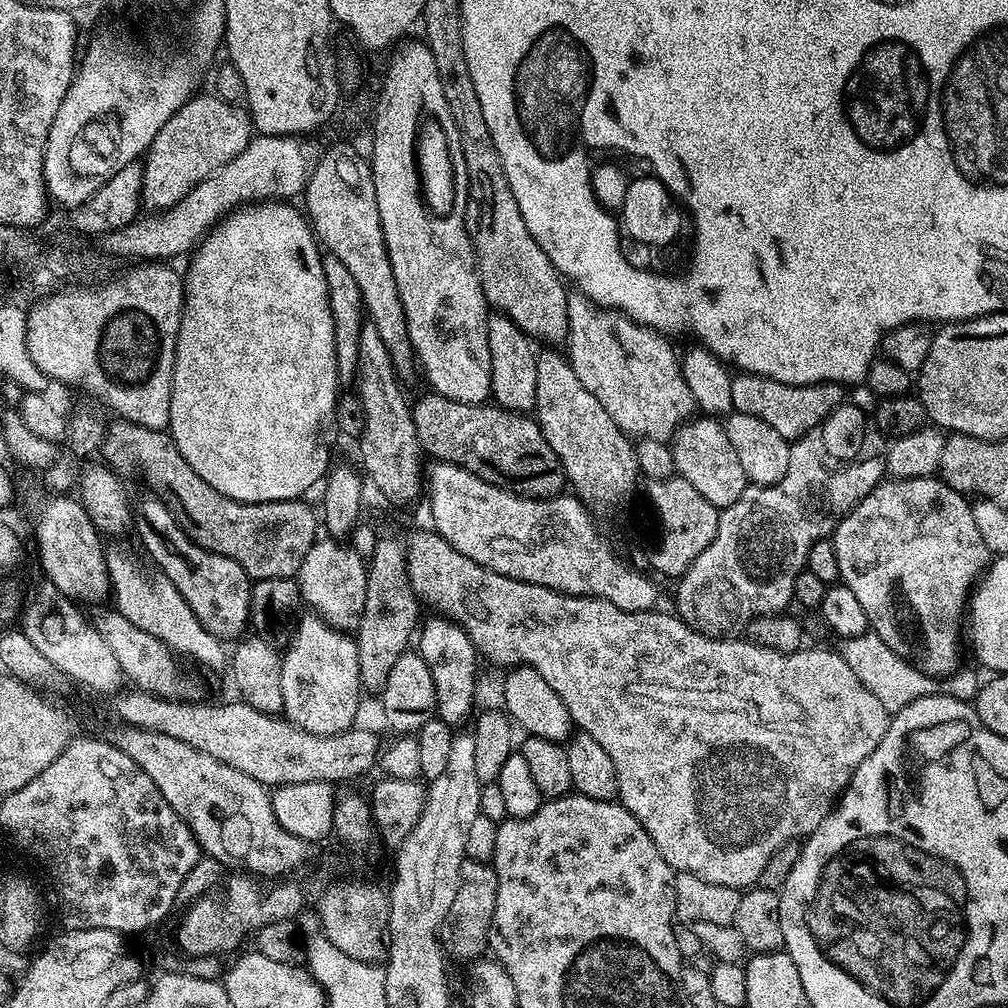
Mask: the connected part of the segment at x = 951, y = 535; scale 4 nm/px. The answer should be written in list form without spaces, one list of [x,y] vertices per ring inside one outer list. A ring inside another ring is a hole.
[[[936,476],[885,479],[845,514],[830,539],[834,554],[838,554],[840,580],[854,590],[862,610],[866,610],[871,631],[925,675],[943,678],[955,673],[962,664],[960,640],[962,644],[966,605],[978,577],[990,563],[988,547],[978,534],[964,493],[954,491]]]

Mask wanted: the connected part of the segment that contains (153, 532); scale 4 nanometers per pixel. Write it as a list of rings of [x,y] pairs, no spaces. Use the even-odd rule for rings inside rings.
[[[155,494],[147,495],[140,501],[138,499],[135,501],[134,528],[135,531],[140,531],[140,540],[144,543],[149,558],[157,564],[155,567],[175,586],[178,594],[182,594],[182,598],[186,598],[186,606],[190,606],[190,610],[194,610],[198,622],[202,622],[202,626],[206,626],[206,630],[210,634],[214,634],[217,640],[232,642],[243,637],[250,624],[250,594],[253,585],[246,570],[242,570],[242,566],[238,566],[238,562],[234,562],[222,554],[214,554],[195,544],[180,528],[179,522],[174,518],[174,514],[170,514],[164,501]]]

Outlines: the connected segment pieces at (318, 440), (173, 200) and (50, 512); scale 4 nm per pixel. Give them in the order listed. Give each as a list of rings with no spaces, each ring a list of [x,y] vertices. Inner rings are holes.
[[[278,200],[253,202],[229,212],[199,244],[187,261],[188,273],[183,273],[184,309],[180,319],[180,329],[176,339],[176,361],[172,379],[170,398],[170,422],[168,428],[172,441],[178,446],[182,458],[190,462],[194,474],[202,482],[210,482],[218,494],[234,498],[247,504],[278,502],[279,500],[299,500],[316,483],[329,473],[332,460],[332,443],[338,439],[335,420],[335,406],[338,397],[338,377],[336,374],[336,351],[334,350],[334,318],[330,314],[330,298],[324,273],[322,248],[318,243],[305,213],[299,207]]]
[[[215,94],[200,95],[193,95],[165,122],[142,157],[144,173],[140,198],[145,209],[163,210],[182,202],[202,178],[242,154],[252,141],[252,117],[240,104],[231,104]]]
[[[60,495],[48,498],[50,500],[41,506],[36,516],[36,552],[40,555],[43,579],[73,602],[84,606],[99,605],[110,596],[108,557],[106,548],[100,545],[102,533],[94,526],[79,499]]]

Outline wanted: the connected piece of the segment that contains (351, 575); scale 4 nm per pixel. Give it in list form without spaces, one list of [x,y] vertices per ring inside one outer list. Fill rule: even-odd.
[[[320,538],[302,558],[298,573],[300,598],[308,604],[313,613],[339,632],[355,633],[366,606],[366,578],[368,569],[365,557],[359,556],[356,549],[339,539]]]

